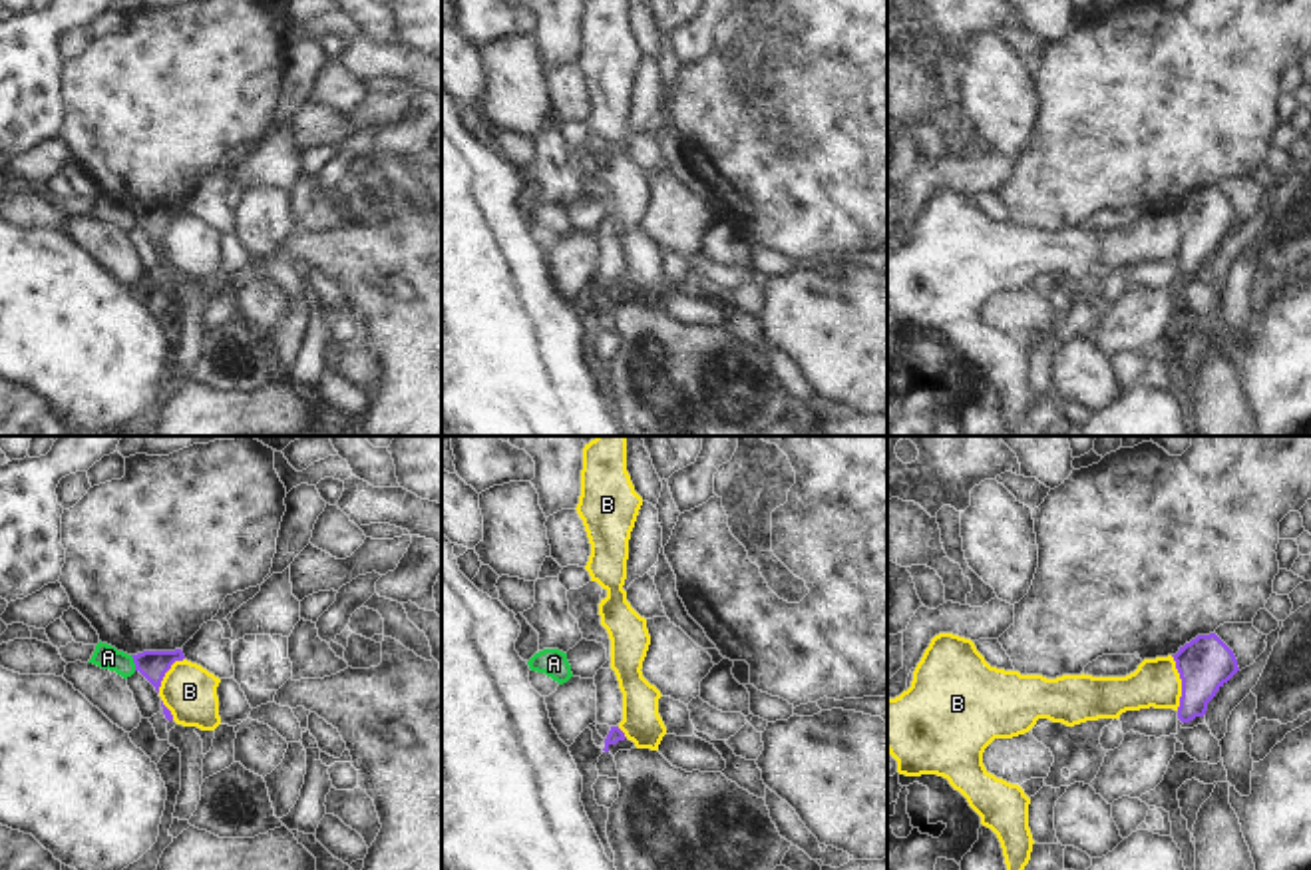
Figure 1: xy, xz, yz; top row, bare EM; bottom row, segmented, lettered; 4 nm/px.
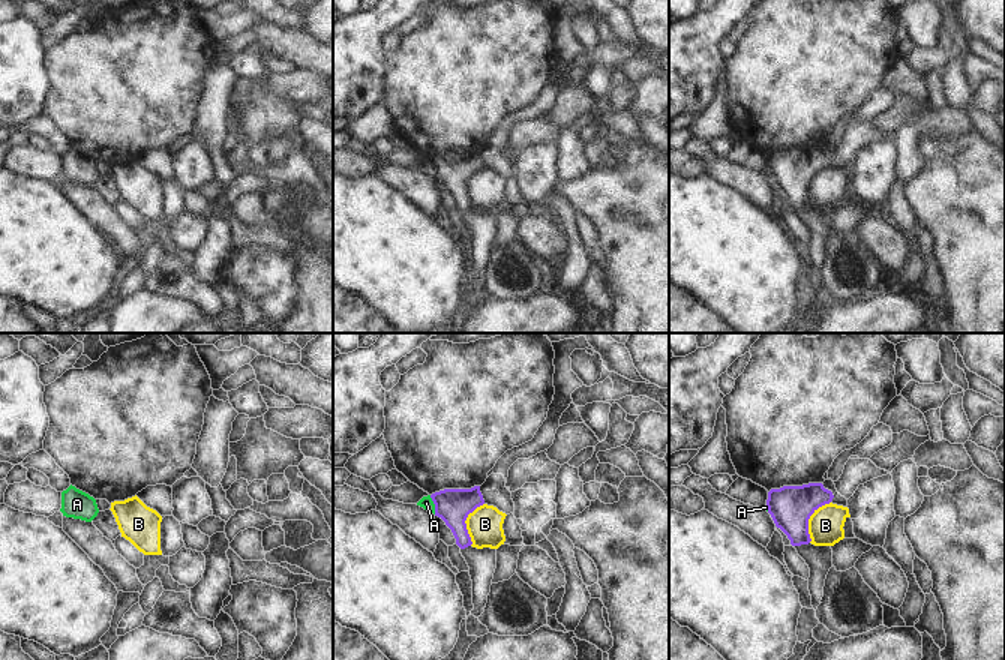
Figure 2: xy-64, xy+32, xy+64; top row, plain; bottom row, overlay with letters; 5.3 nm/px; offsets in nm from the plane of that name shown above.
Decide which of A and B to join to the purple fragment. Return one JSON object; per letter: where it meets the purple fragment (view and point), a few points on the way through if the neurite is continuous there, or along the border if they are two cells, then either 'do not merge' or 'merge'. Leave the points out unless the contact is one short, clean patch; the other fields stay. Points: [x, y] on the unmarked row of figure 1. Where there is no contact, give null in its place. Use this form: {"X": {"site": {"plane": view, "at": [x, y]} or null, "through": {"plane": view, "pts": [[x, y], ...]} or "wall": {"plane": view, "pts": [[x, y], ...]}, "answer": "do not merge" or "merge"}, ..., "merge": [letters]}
{"A": {"site": {"plane": "xy", "at": [134, 216]}, "wall": {"plane": "xy", "pts": [[130, 210], [136, 223]]}, "answer": "do not merge"}, "B": {"site": {"plane": "yz", "at": [1182, 237]}, "answer": "do not merge"}, "merge": []}

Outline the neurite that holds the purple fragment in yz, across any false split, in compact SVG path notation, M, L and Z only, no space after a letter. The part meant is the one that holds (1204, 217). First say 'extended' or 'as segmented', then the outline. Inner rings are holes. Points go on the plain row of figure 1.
extended; M1216 187L1198 189L1172 211L1182 233L1178 273L1182 283L1194 283L1206 277L1208 257L1239 225L1237 213Z

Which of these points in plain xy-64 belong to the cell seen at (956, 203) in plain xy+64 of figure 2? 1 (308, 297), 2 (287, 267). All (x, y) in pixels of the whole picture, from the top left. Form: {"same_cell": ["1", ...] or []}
{"same_cell": ["1"]}

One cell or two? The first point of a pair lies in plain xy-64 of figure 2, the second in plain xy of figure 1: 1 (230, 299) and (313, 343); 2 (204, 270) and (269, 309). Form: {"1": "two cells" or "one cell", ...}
{"1": "one cell", "2": "two cells"}

